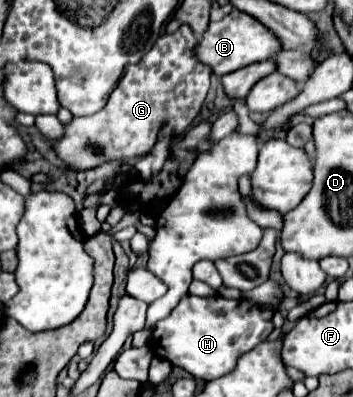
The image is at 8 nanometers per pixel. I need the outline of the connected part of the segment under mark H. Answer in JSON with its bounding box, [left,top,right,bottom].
[150,295,274,379]

